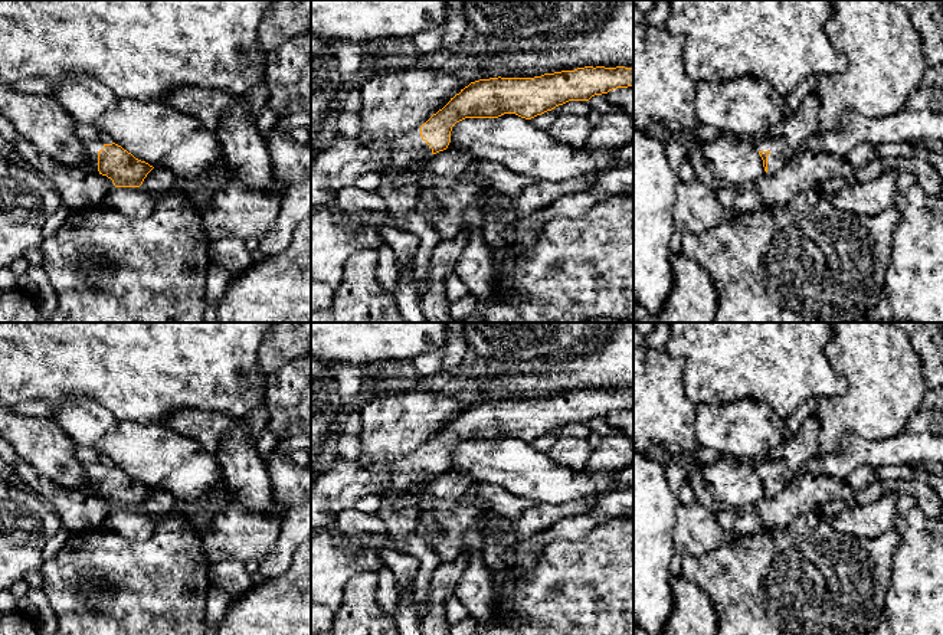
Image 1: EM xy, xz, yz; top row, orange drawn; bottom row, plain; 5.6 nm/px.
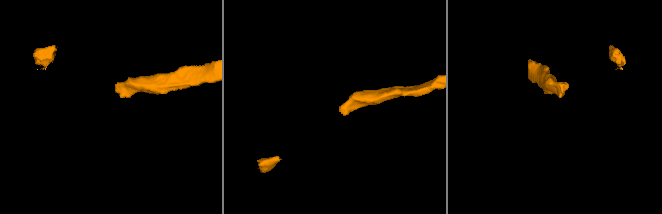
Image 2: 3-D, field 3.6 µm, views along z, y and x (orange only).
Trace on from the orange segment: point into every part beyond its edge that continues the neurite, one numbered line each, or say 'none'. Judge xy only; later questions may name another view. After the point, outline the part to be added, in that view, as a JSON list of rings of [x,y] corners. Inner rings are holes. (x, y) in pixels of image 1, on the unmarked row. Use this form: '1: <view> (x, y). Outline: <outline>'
1: xy (91, 471). Outline: [[[101,462],[85,465],[86,482],[94,492],[98,492],[98,474],[104,471],[104,467]]]

